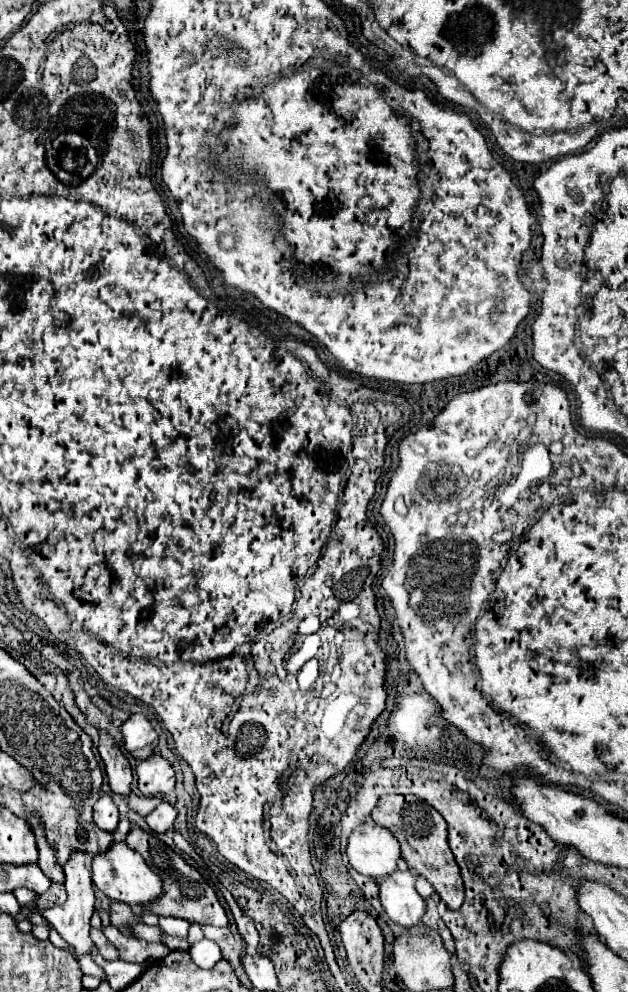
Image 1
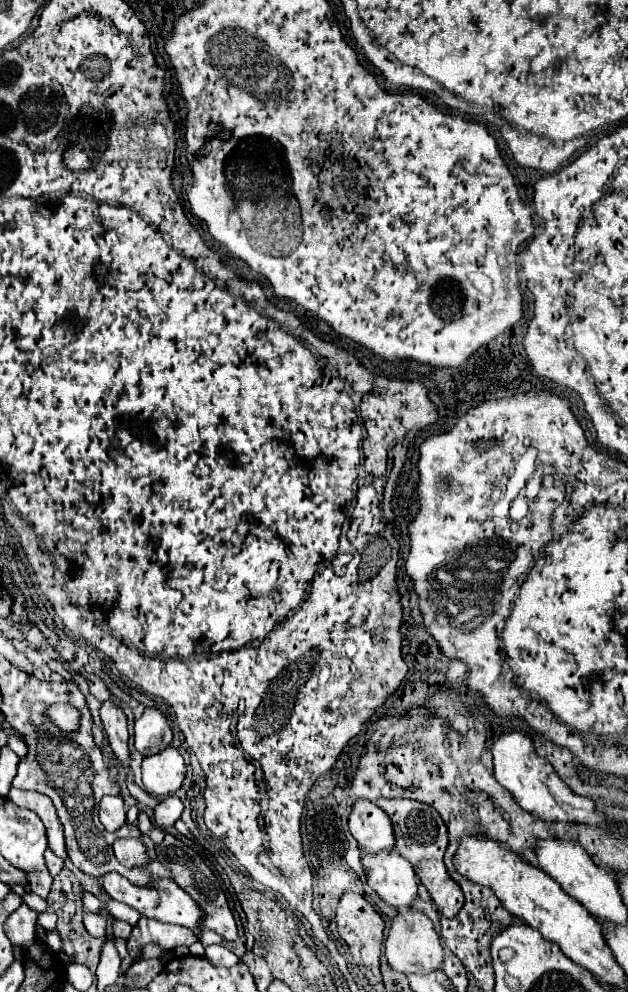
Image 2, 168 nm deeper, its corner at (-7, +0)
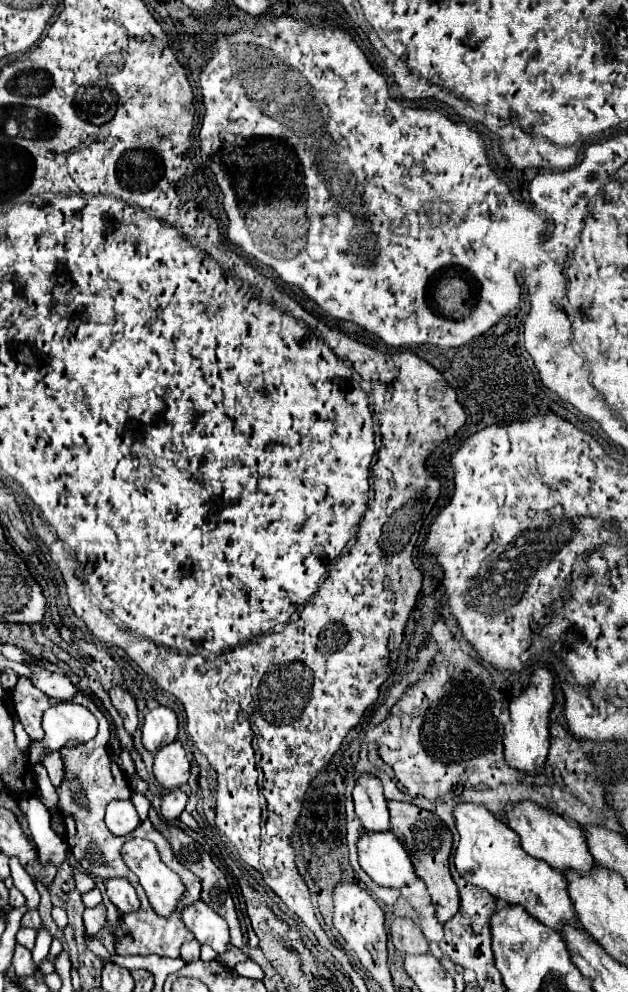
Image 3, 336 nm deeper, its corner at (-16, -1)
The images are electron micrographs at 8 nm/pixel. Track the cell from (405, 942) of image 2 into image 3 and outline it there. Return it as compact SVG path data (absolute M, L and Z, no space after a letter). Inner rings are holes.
M398 917L390 923L392 943L402 955L424 955L430 951L428 939L410 917Z

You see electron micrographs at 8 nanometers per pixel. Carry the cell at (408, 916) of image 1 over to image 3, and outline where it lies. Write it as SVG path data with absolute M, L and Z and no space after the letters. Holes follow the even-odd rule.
M392 831L364 833L358 841L358 859L372 881L382 887L400 889L418 879L406 849Z

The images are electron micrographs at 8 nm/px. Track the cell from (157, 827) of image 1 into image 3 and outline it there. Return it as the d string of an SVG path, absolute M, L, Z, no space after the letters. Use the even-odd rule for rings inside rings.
M172 789L170 793L166 793L164 799L162 799L162 811L160 811L164 821L166 823L176 821L180 817L180 813L184 811L186 801L188 801L188 797L186 797L186 793L182 789Z

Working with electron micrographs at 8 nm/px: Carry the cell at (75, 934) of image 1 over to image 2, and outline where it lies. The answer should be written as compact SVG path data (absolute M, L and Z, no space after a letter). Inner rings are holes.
M33 892L25 893L22 899L23 903L37 913L45 912L48 909L47 901Z

